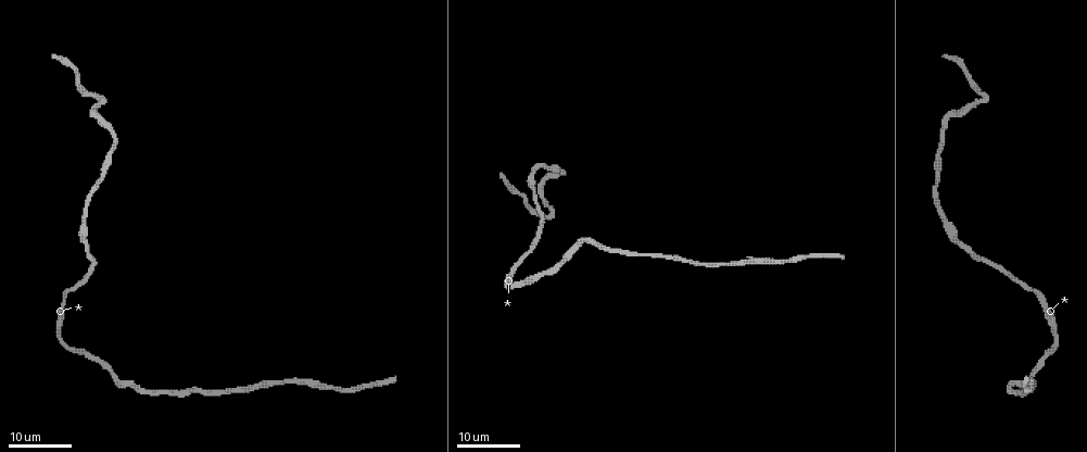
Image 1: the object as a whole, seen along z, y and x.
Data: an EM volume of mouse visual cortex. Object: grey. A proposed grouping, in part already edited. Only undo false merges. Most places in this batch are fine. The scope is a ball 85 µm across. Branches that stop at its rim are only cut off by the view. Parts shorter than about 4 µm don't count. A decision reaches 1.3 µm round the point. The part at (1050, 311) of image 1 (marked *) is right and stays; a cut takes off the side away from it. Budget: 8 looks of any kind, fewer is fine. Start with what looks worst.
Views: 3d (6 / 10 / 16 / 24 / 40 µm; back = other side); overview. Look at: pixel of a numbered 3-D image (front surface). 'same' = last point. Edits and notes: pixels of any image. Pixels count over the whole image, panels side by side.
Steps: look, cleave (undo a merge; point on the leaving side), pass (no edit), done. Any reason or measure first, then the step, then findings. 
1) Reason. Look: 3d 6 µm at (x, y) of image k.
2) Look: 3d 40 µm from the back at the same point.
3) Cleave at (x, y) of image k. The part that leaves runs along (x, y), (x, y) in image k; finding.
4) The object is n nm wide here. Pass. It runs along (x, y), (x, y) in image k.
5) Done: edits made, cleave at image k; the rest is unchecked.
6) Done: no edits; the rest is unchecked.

Sharp bend. Look: 3d 24 µm at (982, 101) of image 1.

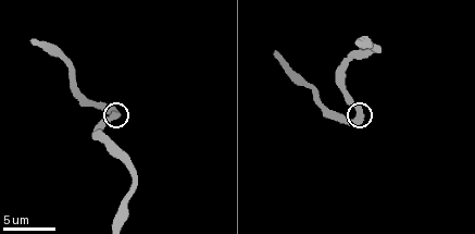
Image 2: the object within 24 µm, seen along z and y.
Look: 3d 6 µm at (358, 116) of image 2.

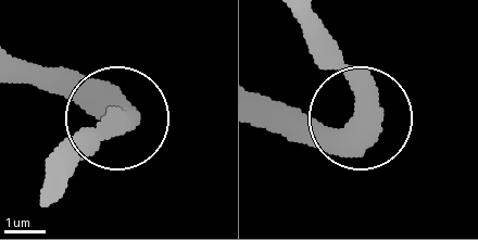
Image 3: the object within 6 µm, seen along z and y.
The object is 530 nm wide here. Pass. Continuous, no second neuron.

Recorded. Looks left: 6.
Sudden change in width. Look: 3d 24 µm at (669, 258) of image 1.

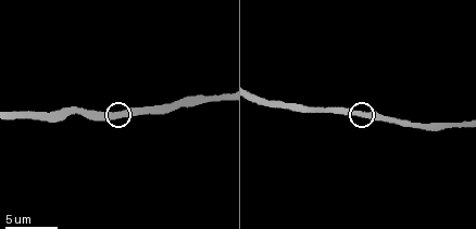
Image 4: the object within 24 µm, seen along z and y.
Look: 3d 6 µm at (118, 113) of image 4.

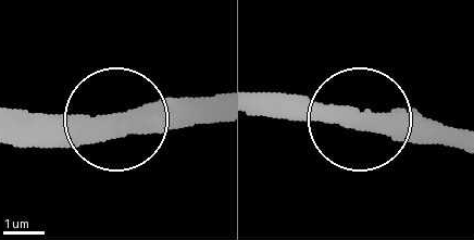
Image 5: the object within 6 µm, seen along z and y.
The object is 450 nm wide here. Pass. It runs along (12, 112), (167, 123), (216, 112) in image 5; continuous, no second neuron.

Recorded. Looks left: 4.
Narrows sharply. Look: 3d 24 µm at (542, 277) of image 1.

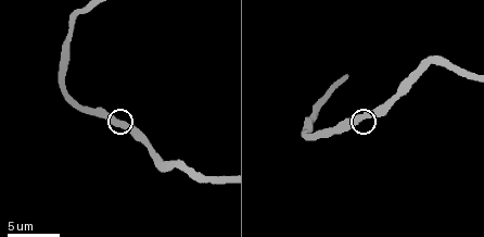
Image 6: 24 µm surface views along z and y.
Closer look. Look: 3d 10 µm at (117, 120) of image 6.

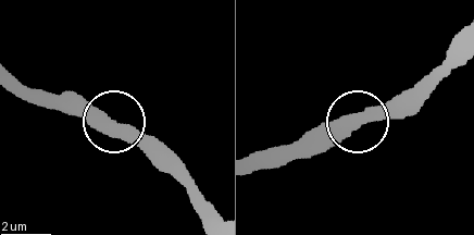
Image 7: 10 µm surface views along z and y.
Pass. All the same neuron.

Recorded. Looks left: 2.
Thick turns thin. Look: 3d 24 µm at (289, 381) of image 1.

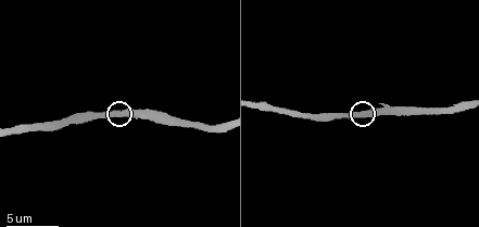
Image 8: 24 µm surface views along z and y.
Look: 3d 10 µm at (116, 114) of image 8.

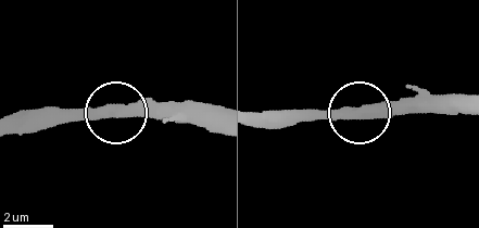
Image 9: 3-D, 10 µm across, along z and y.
Pass. Continuous, no second neuron.

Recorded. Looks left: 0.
Done: no edits; the rest is unchecked.

